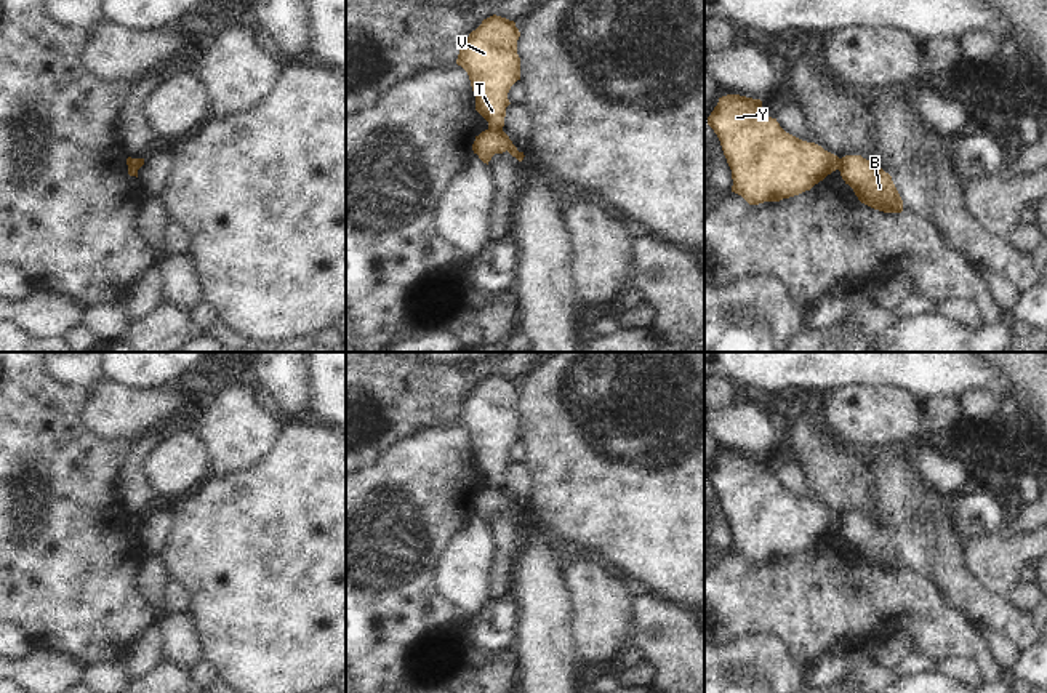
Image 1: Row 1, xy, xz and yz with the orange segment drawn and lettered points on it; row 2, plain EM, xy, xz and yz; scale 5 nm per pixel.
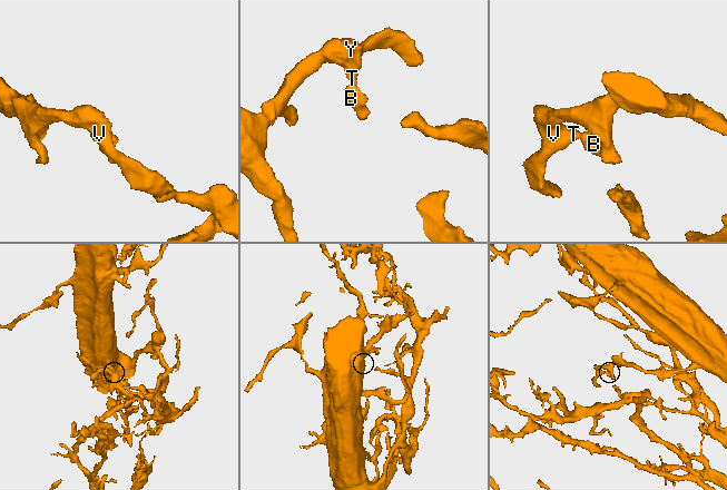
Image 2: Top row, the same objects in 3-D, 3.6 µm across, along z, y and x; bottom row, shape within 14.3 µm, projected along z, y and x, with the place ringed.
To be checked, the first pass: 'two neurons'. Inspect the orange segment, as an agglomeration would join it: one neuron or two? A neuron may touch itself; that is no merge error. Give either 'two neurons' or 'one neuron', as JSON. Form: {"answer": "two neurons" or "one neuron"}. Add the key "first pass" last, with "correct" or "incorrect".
{"answer": "two neurons", "first pass": "correct"}

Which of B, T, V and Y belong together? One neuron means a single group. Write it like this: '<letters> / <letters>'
B / T V Y

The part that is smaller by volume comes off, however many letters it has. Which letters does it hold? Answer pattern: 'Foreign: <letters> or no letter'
Foreign: B

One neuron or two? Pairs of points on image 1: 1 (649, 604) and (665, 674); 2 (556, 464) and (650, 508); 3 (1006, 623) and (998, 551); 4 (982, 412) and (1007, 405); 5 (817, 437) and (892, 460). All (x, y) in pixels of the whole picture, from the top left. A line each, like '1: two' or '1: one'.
1: one
2: one
3: two
4: one
5: two

